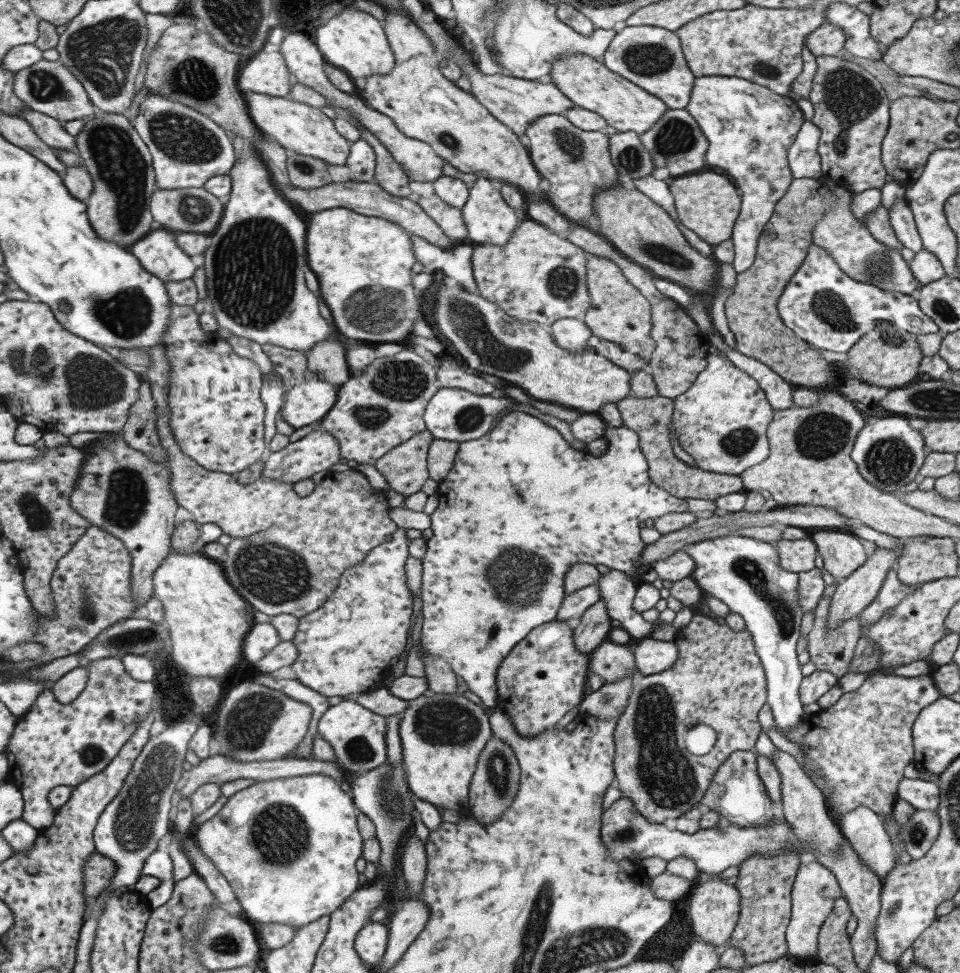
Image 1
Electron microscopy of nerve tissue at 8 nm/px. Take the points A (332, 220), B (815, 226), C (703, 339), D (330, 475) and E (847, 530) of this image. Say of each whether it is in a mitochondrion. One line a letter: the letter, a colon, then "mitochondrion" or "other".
A: other
B: other
C: other
D: other
E: other

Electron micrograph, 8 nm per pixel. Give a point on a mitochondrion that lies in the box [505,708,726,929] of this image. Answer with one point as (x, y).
(624, 834)

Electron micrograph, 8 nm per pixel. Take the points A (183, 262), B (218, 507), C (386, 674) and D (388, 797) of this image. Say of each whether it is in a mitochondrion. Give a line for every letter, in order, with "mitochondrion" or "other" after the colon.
A: other
B: other
C: other
D: mitochondrion

